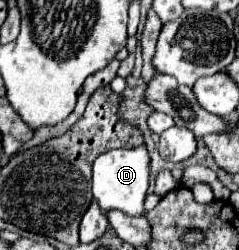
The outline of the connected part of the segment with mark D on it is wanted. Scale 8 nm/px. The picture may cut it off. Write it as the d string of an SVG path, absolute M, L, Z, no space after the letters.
M146 146L138 148L120 148L100 154L94 162L94 180L92 180L92 194L100 204L102 212L108 210L122 210L130 216L144 216L144 200L150 186L150 154Z

